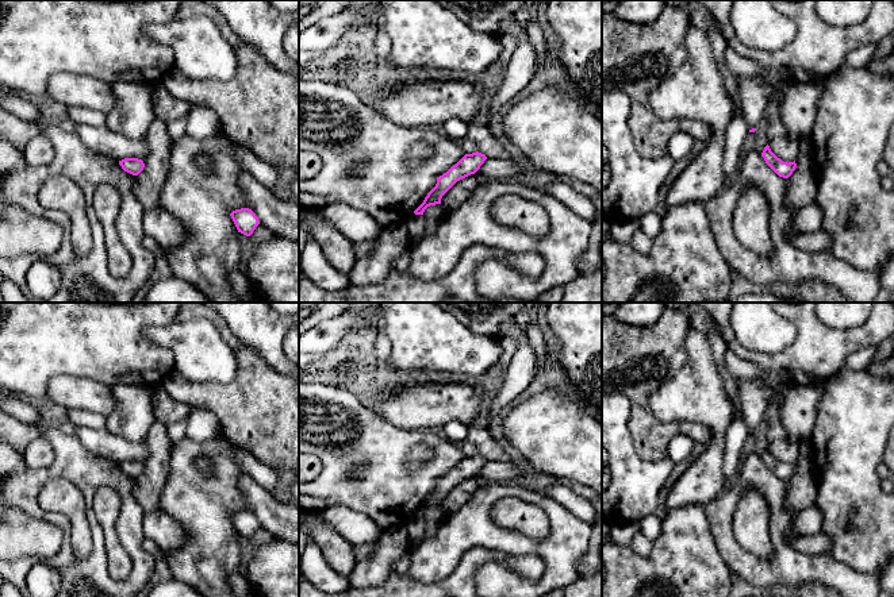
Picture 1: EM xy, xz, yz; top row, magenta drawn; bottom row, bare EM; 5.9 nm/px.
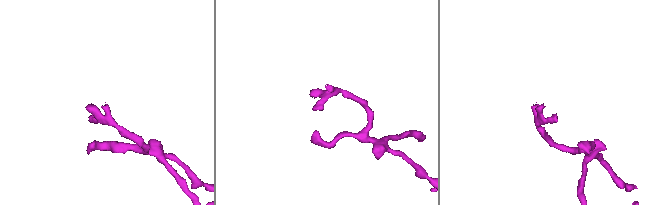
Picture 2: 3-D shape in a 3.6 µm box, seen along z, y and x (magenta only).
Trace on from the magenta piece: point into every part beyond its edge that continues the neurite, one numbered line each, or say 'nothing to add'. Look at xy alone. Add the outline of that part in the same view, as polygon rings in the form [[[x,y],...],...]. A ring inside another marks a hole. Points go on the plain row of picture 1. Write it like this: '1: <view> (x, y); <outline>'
nothing to add

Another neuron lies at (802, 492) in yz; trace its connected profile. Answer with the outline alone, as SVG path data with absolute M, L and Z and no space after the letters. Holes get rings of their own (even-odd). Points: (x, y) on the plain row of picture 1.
M797 442L799 458L795 462L797 470L787 481L789 489L783 504L787 511L802 511L813 507L817 500L817 486L813 482L814 457L811 442Z

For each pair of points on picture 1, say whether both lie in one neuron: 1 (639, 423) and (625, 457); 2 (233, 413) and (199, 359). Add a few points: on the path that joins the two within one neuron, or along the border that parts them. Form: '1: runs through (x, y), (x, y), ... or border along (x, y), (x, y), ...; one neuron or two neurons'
1: border along (630, 408), (633, 449), (655, 461); two neurons
2: border along (238, 369), (227, 382), (187, 381), (180, 374); two neurons

